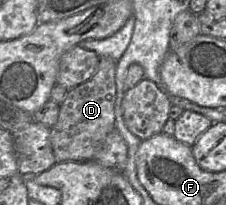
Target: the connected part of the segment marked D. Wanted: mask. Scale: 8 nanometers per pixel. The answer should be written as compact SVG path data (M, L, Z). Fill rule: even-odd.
M99 56L95 74L86 82L69 90L60 104L58 120L50 129L51 145L56 163L90 161L100 149L106 137L116 129L116 62L107 56Z

